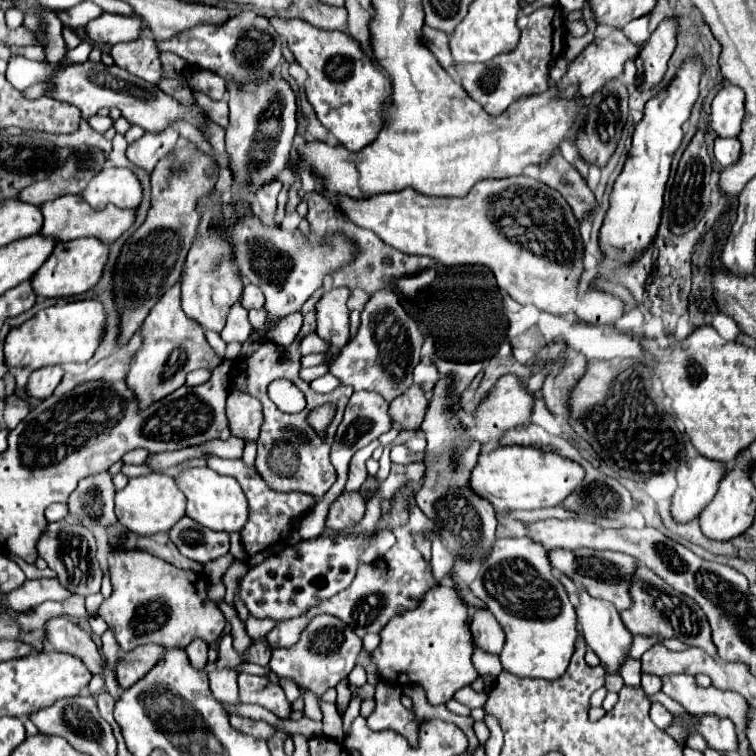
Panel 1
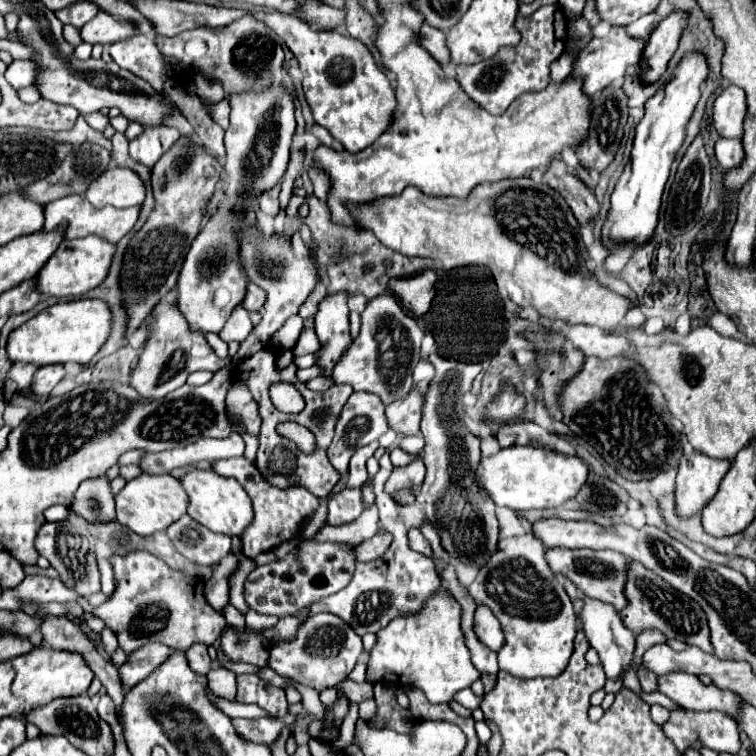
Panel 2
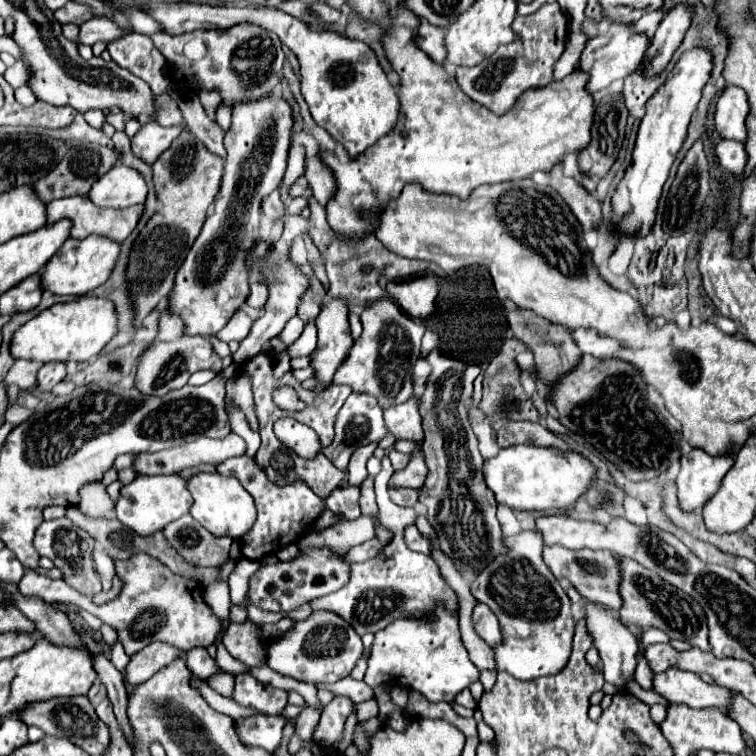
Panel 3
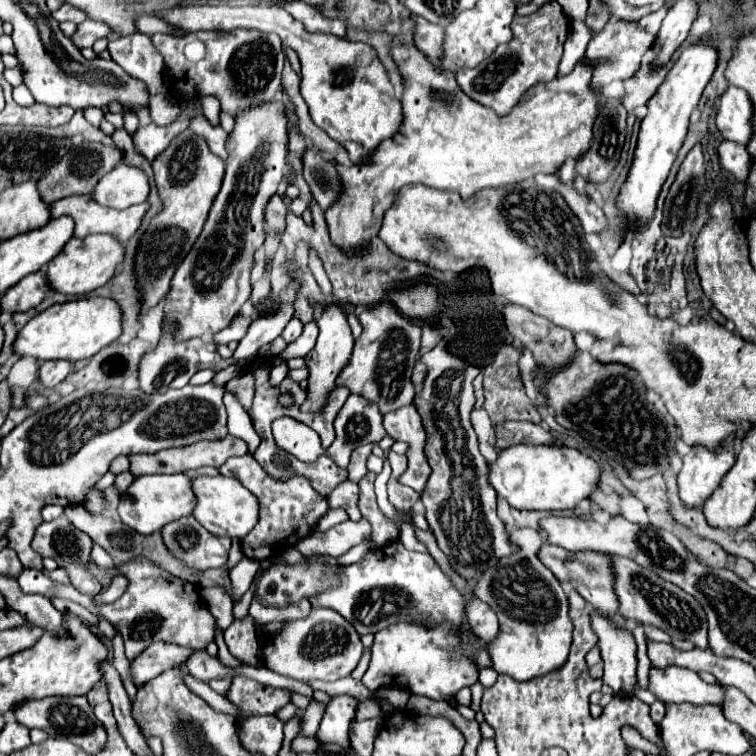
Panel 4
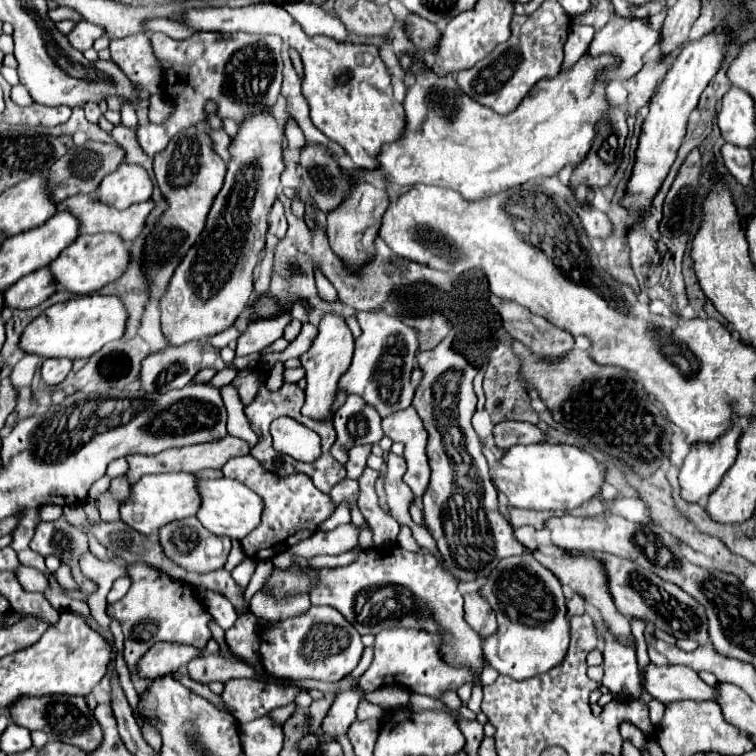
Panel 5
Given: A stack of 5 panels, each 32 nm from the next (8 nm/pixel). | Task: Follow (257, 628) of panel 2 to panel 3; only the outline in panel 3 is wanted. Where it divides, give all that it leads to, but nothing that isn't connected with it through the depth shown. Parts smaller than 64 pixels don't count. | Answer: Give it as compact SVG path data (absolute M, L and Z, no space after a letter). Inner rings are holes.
M252 604L248 606L248 622L252 622L254 626L258 626L258 628L262 628L262 626L266 626L266 624L276 624L280 618L284 618L286 614L274 614L274 612L264 612L264 610L260 610L260 608L254 608Z

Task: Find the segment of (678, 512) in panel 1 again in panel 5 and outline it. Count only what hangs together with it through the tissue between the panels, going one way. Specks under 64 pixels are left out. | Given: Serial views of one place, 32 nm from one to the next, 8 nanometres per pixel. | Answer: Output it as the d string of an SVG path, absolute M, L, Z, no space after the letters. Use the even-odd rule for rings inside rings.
M736 422L732 426L732 430L726 432L718 442L714 442L714 444L692 444L690 454L684 458L684 464L682 464L680 476L678 476L680 488L682 488L680 494L684 500L698 504L702 500L702 496L710 496L714 492L714 488L718 488L722 476L730 470L730 466L736 460L736 454L738 454L736 440L740 438L740 434L742 434L742 426Z

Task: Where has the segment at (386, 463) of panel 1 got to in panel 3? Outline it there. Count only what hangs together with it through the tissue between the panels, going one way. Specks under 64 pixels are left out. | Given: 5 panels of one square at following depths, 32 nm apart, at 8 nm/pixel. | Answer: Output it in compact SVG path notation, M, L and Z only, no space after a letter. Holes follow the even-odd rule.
M384 456L382 470L374 478L380 522L392 530L392 534L394 534L392 544L388 544L378 558L366 560L364 564L354 564L352 574L350 574L350 582L344 588L340 588L338 592L332 592L328 596L322 596L310 604L314 612L330 610L330 612L342 616L360 636L364 636L368 632L376 634L378 630L386 628L392 620L398 620L398 618L424 616L428 610L434 608L434 604L438 600L442 600L450 610L458 608L456 594L448 588L434 558L426 556L426 554L412 552L404 542L404 530L406 530L406 526L416 524L418 512L414 506L402 508L390 500L388 490L386 490L386 480L390 480L392 472L394 472L394 468L392 468L390 458Z

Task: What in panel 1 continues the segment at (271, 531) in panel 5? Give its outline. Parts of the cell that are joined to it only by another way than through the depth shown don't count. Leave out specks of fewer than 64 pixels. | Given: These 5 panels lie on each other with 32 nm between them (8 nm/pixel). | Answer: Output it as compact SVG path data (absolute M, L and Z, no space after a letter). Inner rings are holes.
M204 456L206 460L206 466L210 470L216 470L218 474L230 474L234 476L246 498L248 498L248 504L250 504L250 520L246 522L244 530L242 530L242 544L244 544L244 550L248 556L254 556L282 540L288 538L290 530L292 530L292 524L298 516L306 514L310 510L310 506L314 504L314 496L310 494L300 494L300 492L288 492L288 494L280 494L280 492L274 492L270 490L264 480L260 478L260 474L256 470L250 470L244 466L242 460L222 460L218 456Z

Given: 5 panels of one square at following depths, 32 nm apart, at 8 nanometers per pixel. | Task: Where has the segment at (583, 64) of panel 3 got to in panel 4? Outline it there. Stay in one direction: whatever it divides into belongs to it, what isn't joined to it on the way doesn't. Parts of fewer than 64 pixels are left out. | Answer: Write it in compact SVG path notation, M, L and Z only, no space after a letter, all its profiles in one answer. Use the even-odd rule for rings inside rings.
M610 20L606 24L606 28L596 34L586 52L584 52L584 64L592 66L592 86L596 90L608 86L612 80L626 80L630 76L636 74L636 70L640 68L642 56L644 52L648 52L654 44L654 36L648 34L646 30L642 30L636 22L622 22L622 20ZM596 62L596 64L592 64Z

